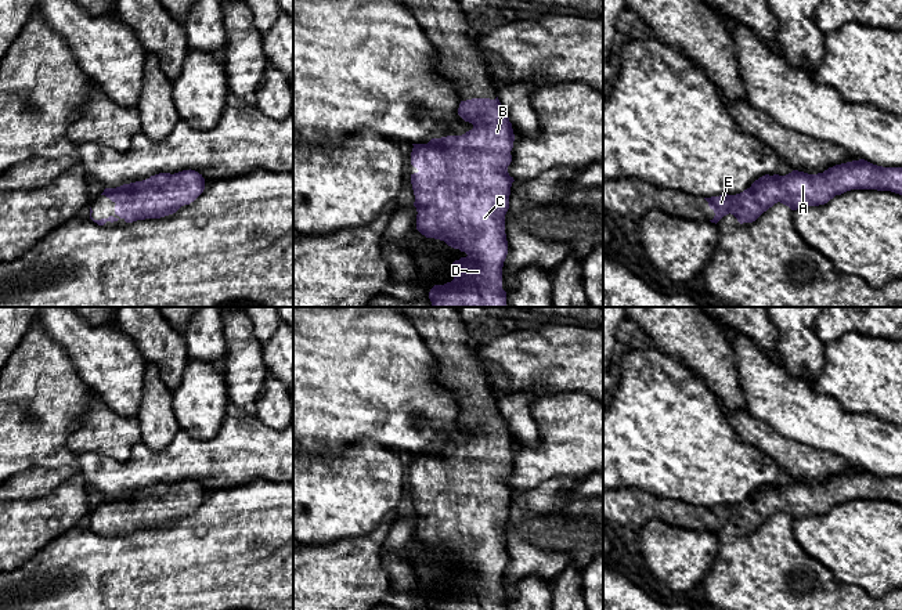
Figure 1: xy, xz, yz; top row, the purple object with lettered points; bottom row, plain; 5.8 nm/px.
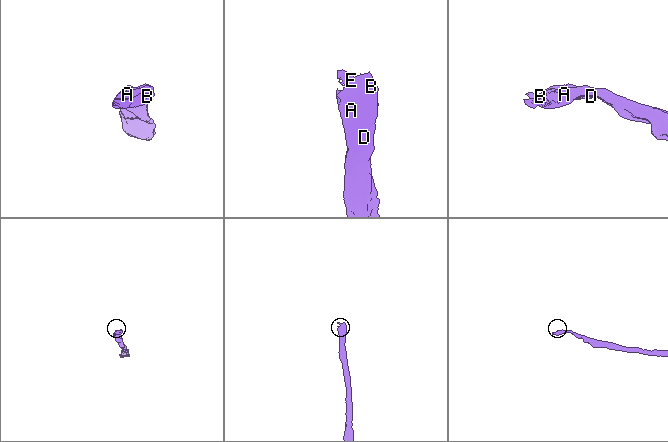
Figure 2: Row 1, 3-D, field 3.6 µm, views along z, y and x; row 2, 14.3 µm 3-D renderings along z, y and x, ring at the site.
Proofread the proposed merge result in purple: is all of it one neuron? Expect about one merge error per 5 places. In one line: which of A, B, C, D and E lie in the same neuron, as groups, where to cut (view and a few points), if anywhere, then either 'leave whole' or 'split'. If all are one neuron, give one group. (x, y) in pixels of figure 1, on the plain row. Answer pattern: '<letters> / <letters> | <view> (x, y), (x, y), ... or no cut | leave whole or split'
A B C D E | no cut | leave whole

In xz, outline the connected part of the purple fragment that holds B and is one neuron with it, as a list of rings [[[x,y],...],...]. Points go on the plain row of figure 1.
[[[498,407],[461,411],[458,425],[472,433],[473,438],[462,445],[412,454],[411,462],[411,474],[419,480],[411,484],[414,516],[418,521],[416,539],[426,548],[444,551],[468,564],[452,573],[454,589],[434,595],[429,609],[506,610],[506,602],[502,599],[502,577],[508,564],[505,524],[515,491],[508,483],[515,451],[512,433]]]

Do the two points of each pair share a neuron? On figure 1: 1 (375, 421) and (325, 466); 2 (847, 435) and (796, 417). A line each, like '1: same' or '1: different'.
1: different
2: same

